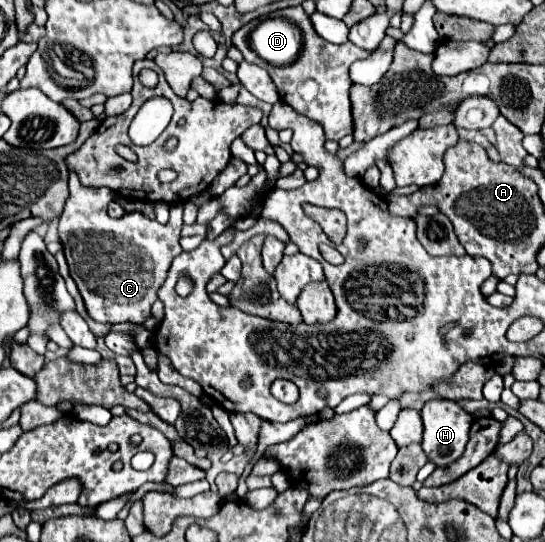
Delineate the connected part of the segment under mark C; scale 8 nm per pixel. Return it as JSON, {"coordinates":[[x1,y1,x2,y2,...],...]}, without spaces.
{"coordinates":[[70,169,70,199,66,201,64,213,60,215,58,223,58,235,64,247,64,257,70,269,70,277,76,281,78,291,84,299,88,315,98,323,142,323,150,317,152,303,158,299,158,287,166,281,166,273,170,269,170,263,176,255,182,253,180,247,180,231,183,227,183,204,176,203,170,208,168,225,160,225,158,221,152,221,144,217,142,213,126,213,120,219,112,219,106,213,106,205,113,200,115,193,106,188,84,187,78,179,78,175]]}

